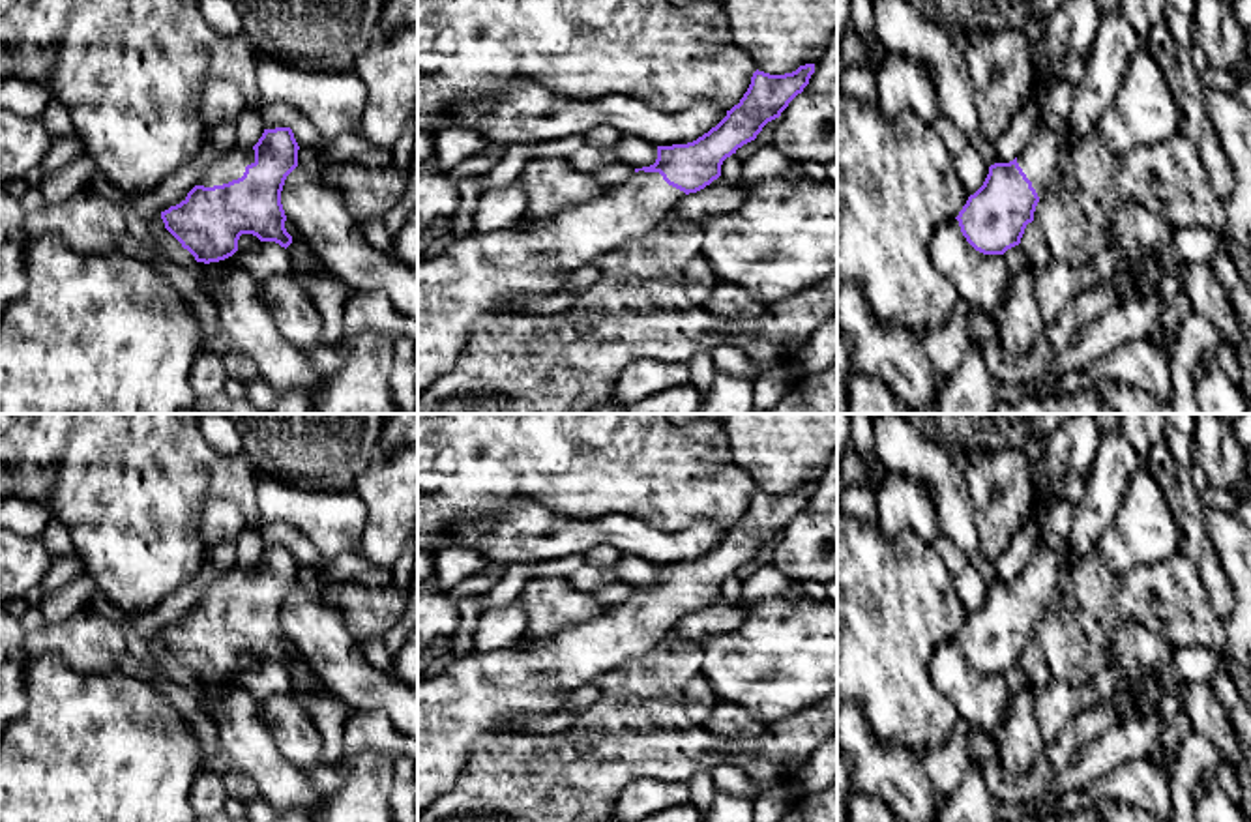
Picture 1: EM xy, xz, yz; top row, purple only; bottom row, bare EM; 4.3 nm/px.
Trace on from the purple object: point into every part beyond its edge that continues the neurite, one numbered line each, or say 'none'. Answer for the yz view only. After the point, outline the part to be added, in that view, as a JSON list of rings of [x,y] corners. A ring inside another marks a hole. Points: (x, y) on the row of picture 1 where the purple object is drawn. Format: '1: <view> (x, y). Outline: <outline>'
1: yz (1042, 160). Outline: [[[1038,125],[1030,142],[1017,155],[1017,163],[1032,182],[1039,200],[1051,191],[1051,183],[1062,180],[1062,169],[1069,163],[1069,135],[1066,129]]]

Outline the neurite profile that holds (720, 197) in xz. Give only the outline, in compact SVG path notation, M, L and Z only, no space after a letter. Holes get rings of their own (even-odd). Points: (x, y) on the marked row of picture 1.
M719 176L704 189L685 195L676 204L676 217L691 223L700 223L706 217L725 215L738 210L745 197L747 185L729 183Z

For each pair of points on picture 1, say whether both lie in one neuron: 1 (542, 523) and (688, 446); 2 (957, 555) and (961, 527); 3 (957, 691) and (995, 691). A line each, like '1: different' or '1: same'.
1: different
2: different
3: same

